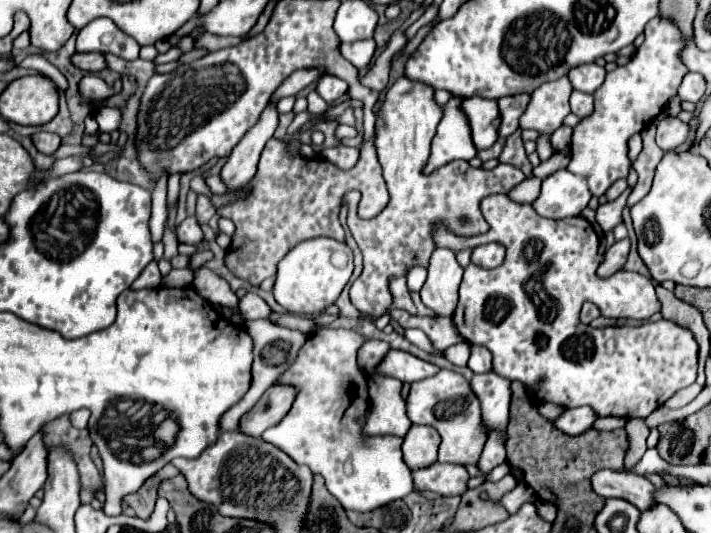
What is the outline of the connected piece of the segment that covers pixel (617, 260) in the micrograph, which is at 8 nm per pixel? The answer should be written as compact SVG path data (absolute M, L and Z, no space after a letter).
M618 240L606 254L604 254L604 264L600 264L598 268L598 276L608 276L614 274L616 270L620 270L626 262L626 256L630 252L630 240Z

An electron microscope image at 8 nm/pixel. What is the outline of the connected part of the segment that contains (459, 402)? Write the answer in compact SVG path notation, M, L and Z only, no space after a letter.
M440 370L432 378L414 382L406 398L406 408L408 408L408 418L414 424L432 424L442 436L440 462L454 462L464 466L478 464L488 434L482 420L480 400L472 392L470 382L462 374L452 370Z

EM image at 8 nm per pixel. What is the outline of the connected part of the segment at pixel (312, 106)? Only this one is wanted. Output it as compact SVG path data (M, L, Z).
M310 92L308 94L308 112L310 114L324 114L326 110L328 110L328 104L316 92Z

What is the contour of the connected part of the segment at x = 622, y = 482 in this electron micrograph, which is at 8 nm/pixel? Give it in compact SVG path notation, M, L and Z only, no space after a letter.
M600 470L592 476L592 488L604 498L622 498L634 504L640 512L646 512L656 506L654 500L654 486L638 474L630 472L612 472L612 470Z

